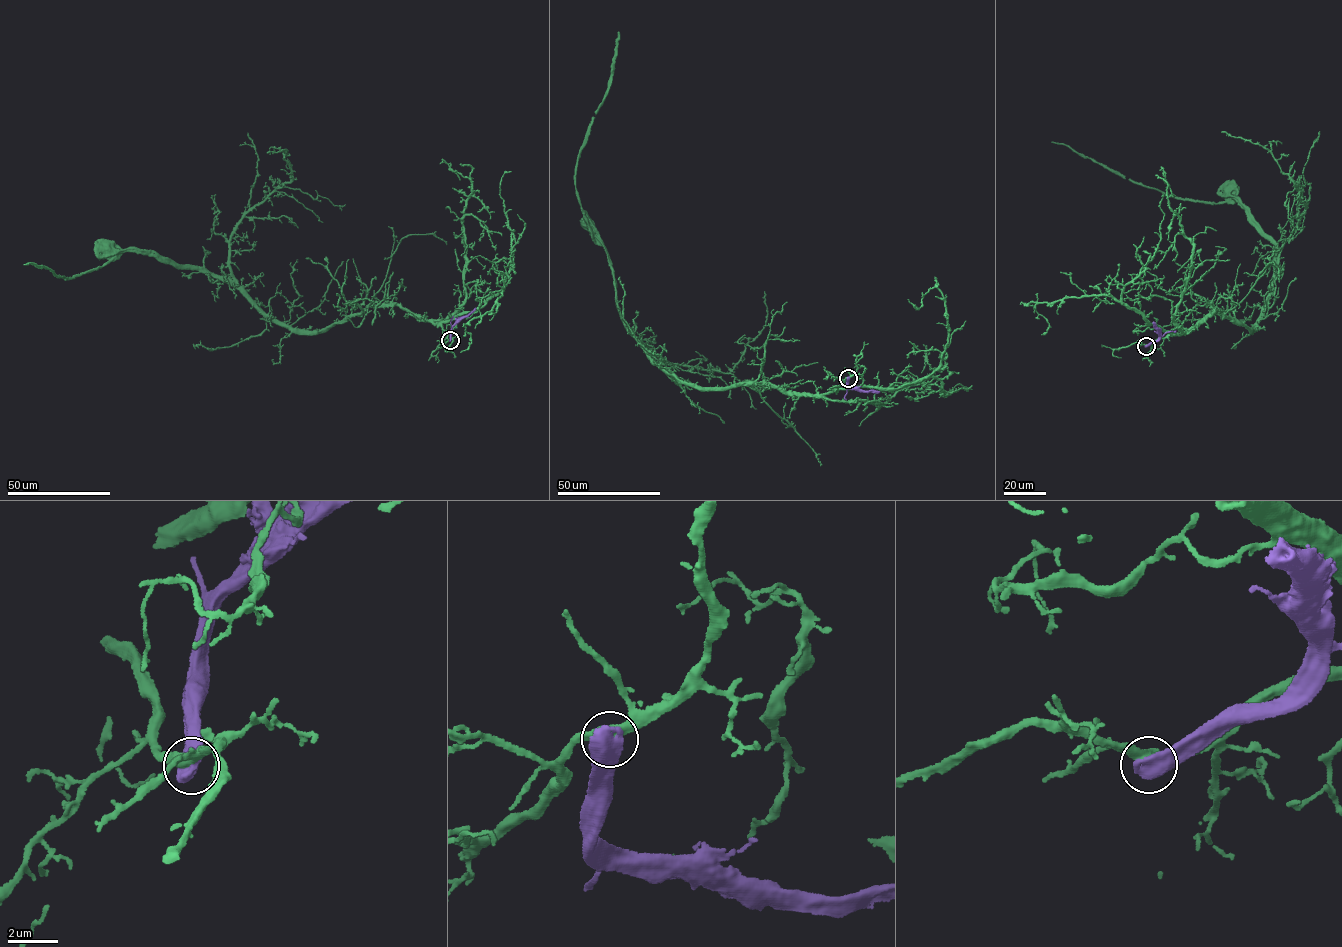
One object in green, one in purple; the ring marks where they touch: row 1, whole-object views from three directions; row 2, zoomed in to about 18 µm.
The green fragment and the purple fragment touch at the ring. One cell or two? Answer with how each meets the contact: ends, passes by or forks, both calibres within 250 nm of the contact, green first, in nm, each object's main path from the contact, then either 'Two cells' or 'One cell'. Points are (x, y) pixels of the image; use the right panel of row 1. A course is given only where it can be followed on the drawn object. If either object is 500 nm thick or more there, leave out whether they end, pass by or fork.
Thickness 400 nm (green) against 800 nm. Course of green: (1146, 345), (1185, 332), (1221, 309), (1249, 328), (1258, 326), (1273, 288), (1276, 251), (1228, 192). Course of purple: (1146, 345), (1159, 335), (1153, 322). Two cells

